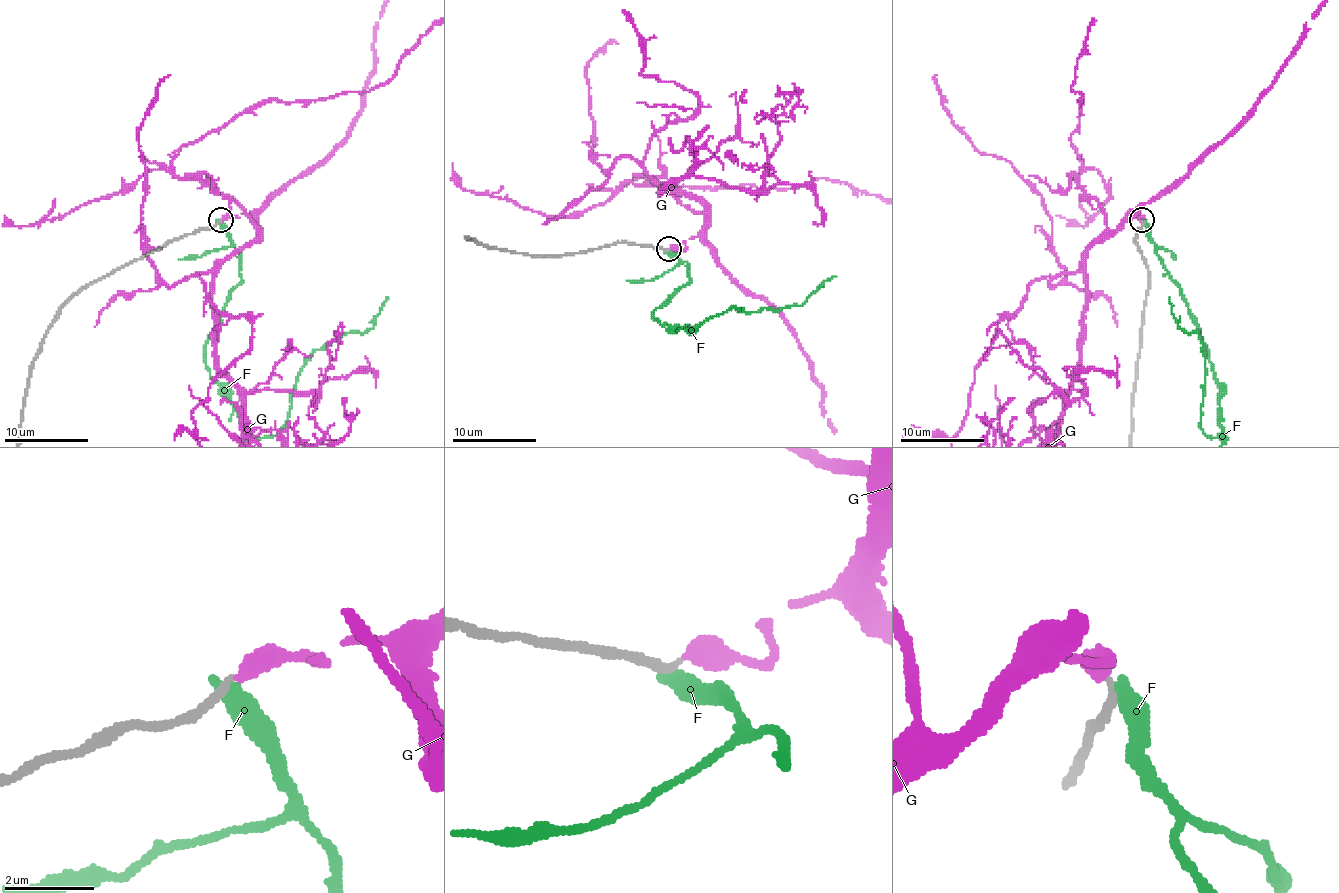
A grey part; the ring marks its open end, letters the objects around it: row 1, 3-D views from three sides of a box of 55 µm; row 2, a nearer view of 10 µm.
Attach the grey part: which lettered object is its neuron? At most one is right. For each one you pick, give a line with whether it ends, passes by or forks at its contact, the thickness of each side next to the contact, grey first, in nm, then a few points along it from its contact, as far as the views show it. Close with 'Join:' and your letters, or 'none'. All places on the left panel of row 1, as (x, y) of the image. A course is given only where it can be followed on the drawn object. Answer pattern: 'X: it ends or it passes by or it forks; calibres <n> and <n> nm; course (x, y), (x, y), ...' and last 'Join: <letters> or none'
G: it ends; calibres 190 and 420 nm
Join: G

